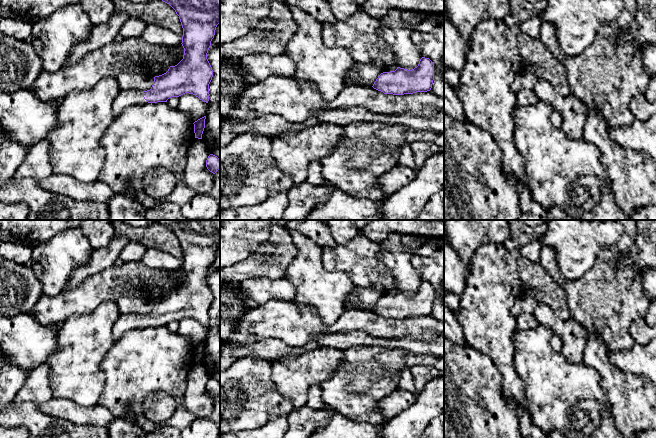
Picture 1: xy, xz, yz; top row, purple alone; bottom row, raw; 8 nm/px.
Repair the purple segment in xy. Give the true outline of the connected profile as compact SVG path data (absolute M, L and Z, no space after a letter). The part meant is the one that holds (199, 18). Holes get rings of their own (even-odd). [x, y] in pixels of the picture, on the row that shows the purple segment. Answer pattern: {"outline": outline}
{"outline": "M162 0L169 4L179 16L182 28L183 59L175 66L170 66L162 75L155 76L150 90L120 90L112 103L114 116L119 115L126 107L146 103L167 102L171 97L185 93L193 94L203 102L209 101L209 84L213 77L212 67L207 53L214 38L217 25L220 23L220 0Z"}

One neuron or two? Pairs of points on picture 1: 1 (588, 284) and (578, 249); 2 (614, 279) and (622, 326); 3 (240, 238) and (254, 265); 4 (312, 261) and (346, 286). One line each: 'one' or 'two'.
1: two
2: one
3: two
4: one

